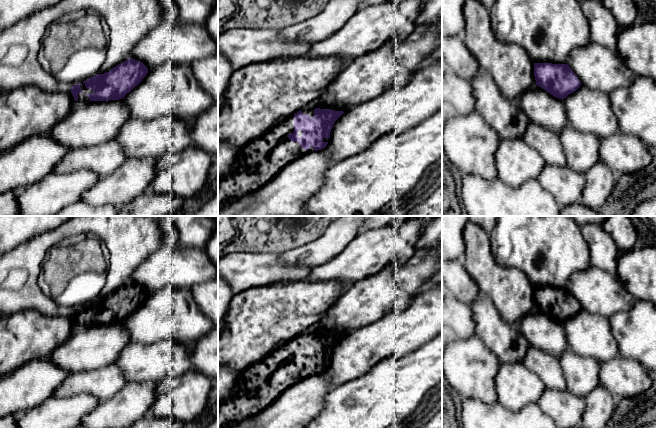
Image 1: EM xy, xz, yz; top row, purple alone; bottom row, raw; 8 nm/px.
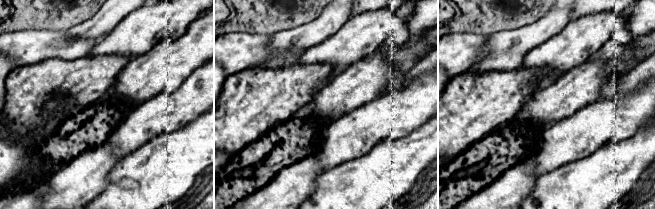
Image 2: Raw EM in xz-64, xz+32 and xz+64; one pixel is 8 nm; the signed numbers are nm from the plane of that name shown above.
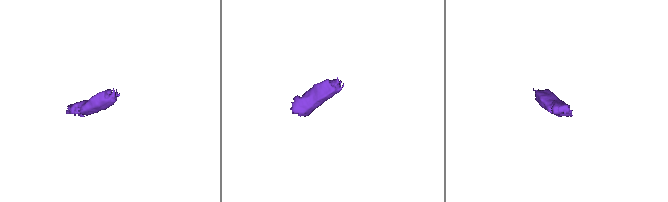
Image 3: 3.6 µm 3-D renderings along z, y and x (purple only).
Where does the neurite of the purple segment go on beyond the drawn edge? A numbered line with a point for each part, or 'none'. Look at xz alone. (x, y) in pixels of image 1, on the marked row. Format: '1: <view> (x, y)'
1: xz (263, 158)

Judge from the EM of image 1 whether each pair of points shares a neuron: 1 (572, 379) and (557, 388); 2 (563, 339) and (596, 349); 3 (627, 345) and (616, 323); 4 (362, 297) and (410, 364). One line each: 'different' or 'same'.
1: different
2: same
3: same
4: different

